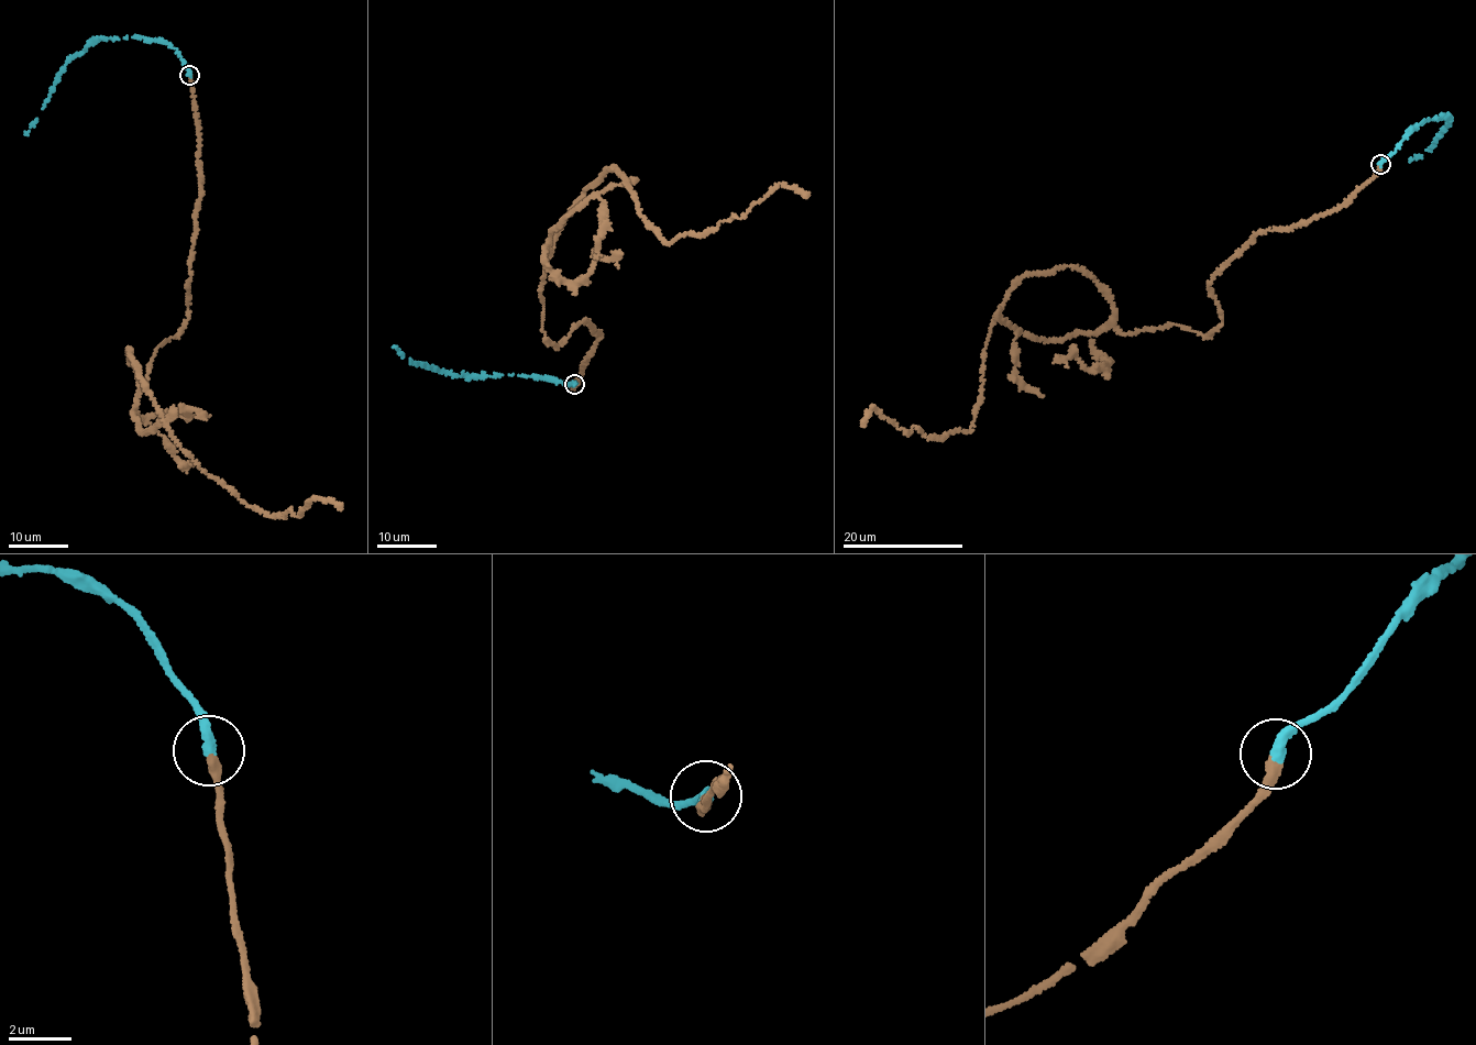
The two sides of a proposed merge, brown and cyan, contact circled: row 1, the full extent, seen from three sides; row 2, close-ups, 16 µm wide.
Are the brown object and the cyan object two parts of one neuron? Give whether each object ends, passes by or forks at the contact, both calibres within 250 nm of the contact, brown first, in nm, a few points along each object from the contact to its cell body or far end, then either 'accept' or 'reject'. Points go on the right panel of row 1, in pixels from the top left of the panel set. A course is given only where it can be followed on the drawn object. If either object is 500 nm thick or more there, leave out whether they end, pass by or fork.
brown ends there; cyan ends there; 340 nm thick on the brown side, 360 nm on the other; brown runs (1380, 165), (1255, 233), (1204, 336), (1122, 334), (1089, 274), (1027, 274), (968, 432), (865, 426); cyan runs (1380, 165), (1409, 131), (1423, 120), (1438, 120), (1445, 114), (1450, 123), (1435, 145), (1409, 162); accept

